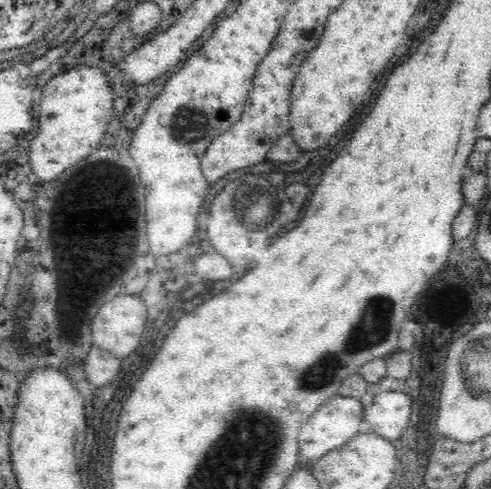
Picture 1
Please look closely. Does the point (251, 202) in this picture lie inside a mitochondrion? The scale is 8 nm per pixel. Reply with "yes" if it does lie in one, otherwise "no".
yes

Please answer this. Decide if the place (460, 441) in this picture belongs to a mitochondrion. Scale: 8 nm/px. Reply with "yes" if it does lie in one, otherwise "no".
no

